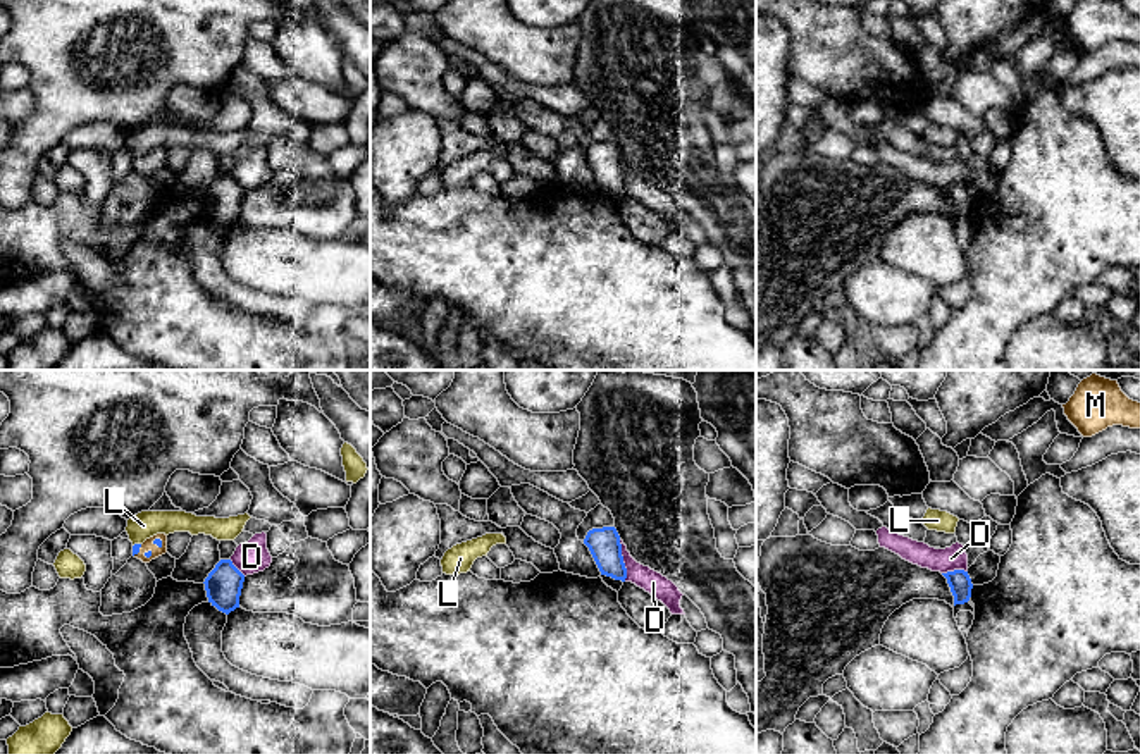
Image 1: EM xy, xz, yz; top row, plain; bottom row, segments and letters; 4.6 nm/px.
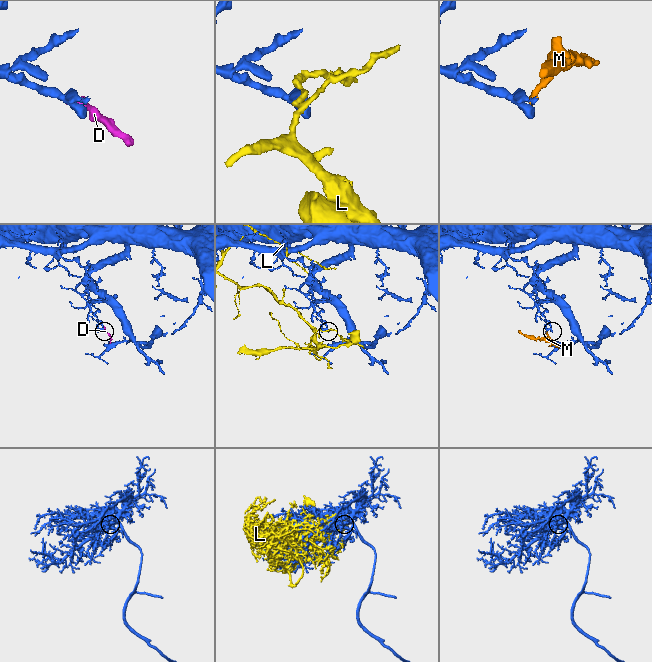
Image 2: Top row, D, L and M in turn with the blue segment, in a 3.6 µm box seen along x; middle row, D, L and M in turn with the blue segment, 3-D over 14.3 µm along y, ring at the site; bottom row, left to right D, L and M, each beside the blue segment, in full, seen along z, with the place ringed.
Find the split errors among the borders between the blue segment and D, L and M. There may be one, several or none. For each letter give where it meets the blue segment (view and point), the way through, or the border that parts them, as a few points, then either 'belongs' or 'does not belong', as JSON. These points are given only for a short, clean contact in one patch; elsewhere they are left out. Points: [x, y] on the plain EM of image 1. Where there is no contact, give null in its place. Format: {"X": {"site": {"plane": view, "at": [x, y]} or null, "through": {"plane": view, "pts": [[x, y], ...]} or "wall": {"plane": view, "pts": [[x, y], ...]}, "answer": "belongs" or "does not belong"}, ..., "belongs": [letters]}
{"D": {"site": {"plane": "xz", "at": [622, 174]}, "wall": {"plane": "xz", "pts": [[619, 154], [625, 195]]}, "answer": "does not belong"}, "L": {"site": {"plane": "xy", "at": [136, 159]}, "answer": "does not belong"}, "M": {"site": {"plane": "xy", "at": [161, 157]}, "through": {"plane": "xy", "pts": [[157, 155], [161, 157], [148, 159]]}, "answer": "belongs"}, "belongs": ["M"]}

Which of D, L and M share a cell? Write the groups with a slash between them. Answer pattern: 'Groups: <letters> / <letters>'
Groups: D / L / M

